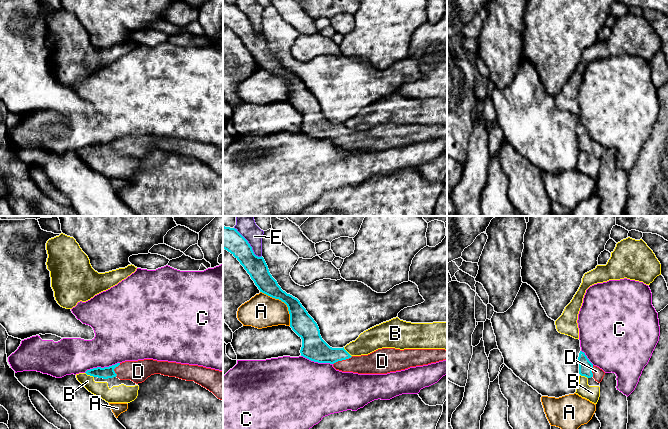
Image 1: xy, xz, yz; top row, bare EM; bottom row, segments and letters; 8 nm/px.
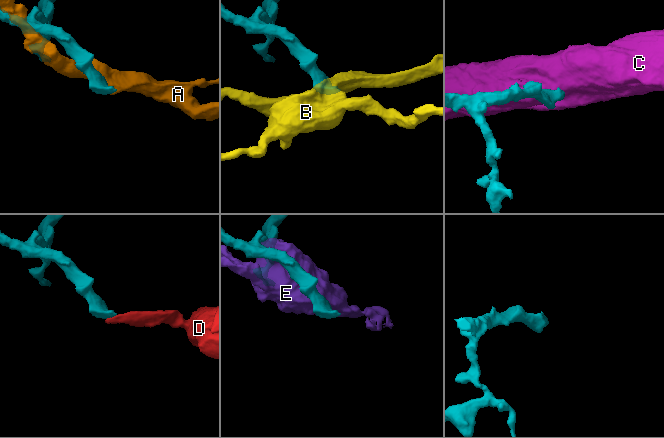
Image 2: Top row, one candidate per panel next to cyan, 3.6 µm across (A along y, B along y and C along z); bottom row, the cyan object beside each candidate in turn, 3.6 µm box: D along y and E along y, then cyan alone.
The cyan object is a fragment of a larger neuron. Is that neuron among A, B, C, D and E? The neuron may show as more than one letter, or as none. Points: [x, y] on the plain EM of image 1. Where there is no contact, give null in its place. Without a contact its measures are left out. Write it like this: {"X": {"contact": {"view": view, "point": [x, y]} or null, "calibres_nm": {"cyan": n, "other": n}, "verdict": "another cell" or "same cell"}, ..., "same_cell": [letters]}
{"A": {"contact": {"view": "xz", "point": [283, 77]}, "calibres_nm": {"cyan": 180, "other": 280}, "verdict": "another cell"}, "B": {"contact": {"view": "xz", "point": [347, 128]}, "calibres_nm": {"cyan": 190, "other": 180}, "verdict": "another cell"}, "C": {"contact": {"view": "xy", "point": [100, 143]}, "calibres_nm": {"cyan": 100, "other": 340}, "verdict": "another cell"}, "D": {"contact": {"view": "xz", "point": [342, 135]}, "calibres_nm": {"cyan": 200, "other": 160}, "verdict": "same cell"}, "E": {"contact": {"view": "xz", "point": [248, 19]}, "calibres_nm": {"cyan": 180, "other": 150}, "verdict": "another cell"}, "same_cell": ["D"]}

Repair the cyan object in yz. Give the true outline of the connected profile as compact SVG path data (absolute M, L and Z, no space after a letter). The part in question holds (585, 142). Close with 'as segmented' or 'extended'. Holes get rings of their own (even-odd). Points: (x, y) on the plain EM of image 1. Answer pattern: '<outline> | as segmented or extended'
M580 127L578 133L579 150L587 154L593 153L595 157L600 159L605 151L605 148L597 142L594 142L584 128Z | extended

